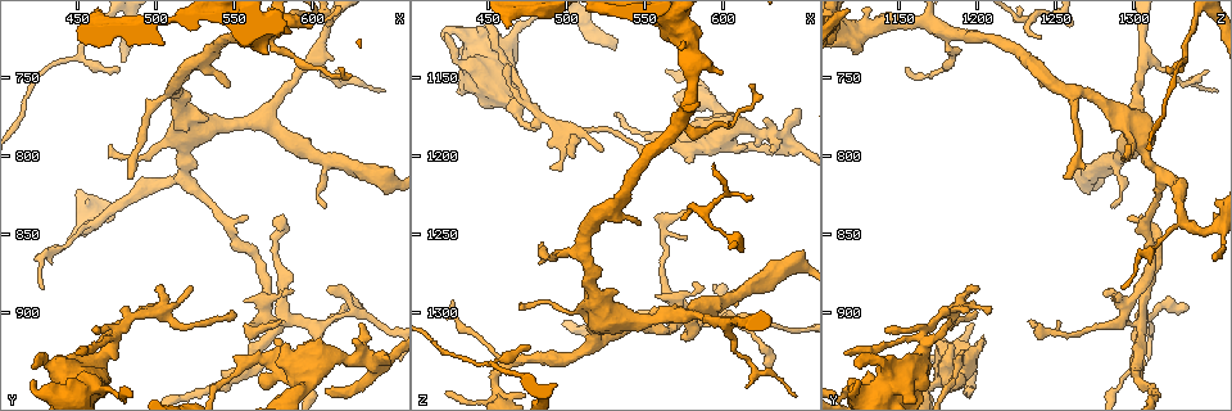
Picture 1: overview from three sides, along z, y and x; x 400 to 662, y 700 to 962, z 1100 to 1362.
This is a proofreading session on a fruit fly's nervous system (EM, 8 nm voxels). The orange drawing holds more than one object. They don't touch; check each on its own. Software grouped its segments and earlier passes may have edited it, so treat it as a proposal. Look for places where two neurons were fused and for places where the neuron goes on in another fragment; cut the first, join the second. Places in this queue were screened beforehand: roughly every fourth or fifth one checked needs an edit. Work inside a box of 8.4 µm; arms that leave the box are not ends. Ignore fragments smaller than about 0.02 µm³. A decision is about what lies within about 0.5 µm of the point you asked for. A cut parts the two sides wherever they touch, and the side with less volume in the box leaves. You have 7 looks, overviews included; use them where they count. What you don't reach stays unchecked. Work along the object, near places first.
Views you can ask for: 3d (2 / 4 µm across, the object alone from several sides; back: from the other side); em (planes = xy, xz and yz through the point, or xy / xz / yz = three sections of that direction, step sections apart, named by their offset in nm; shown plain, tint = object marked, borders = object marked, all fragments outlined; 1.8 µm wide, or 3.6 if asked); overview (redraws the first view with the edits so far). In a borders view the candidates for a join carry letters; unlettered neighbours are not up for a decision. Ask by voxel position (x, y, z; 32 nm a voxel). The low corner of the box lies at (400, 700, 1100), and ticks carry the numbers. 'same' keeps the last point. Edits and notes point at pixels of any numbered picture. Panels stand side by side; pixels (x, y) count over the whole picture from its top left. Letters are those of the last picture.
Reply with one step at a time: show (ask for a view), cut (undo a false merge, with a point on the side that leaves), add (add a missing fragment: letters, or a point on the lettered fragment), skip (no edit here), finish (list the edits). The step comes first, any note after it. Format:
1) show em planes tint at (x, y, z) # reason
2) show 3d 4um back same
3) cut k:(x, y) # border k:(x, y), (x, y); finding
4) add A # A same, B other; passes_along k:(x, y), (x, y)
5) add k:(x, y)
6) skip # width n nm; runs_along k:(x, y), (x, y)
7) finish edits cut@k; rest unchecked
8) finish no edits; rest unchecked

show 3d 2um at (620, 744, 1152) # thin end

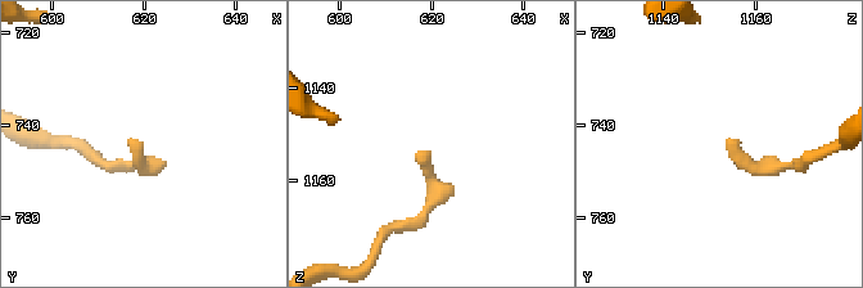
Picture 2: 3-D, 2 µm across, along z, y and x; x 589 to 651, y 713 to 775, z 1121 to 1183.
show em planes tint at (619, 745, 1153)

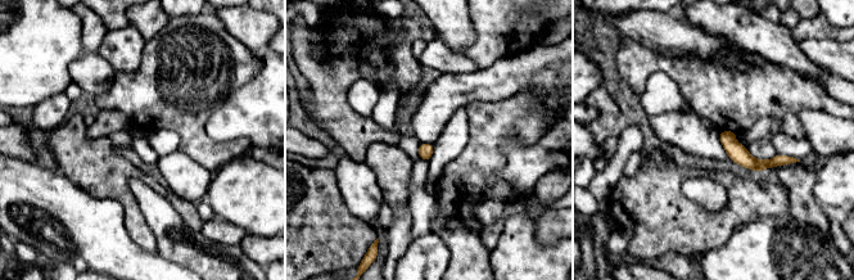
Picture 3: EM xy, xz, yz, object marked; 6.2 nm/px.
show em planes borders same # what lies round it

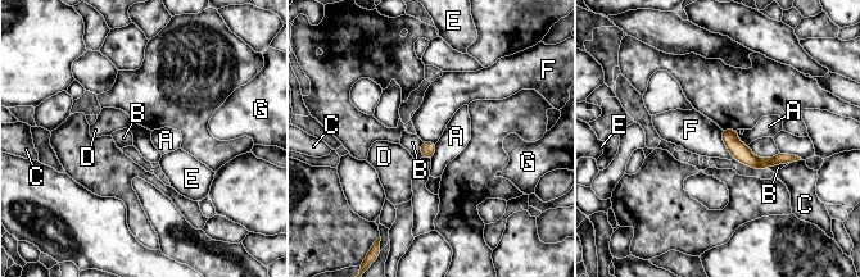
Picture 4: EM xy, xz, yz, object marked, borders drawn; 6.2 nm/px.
skip # width 100 nm; A other, B other, C other, D other, E other, F other, G other; runs_along 4:(724, 132), (752, 162), (792, 158); none of them fits

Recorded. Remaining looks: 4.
show em planes tint at (504, 884, 1200) # free end

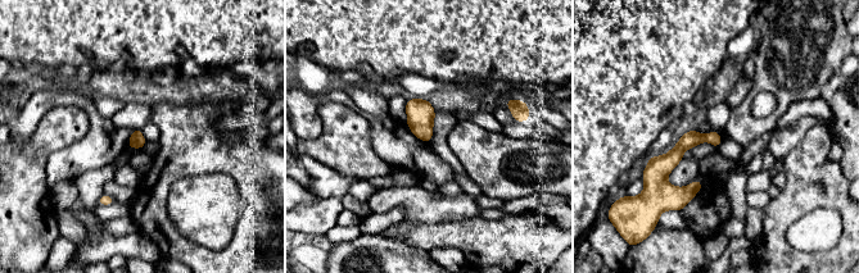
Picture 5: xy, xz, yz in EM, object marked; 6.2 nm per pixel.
show em planes borders same

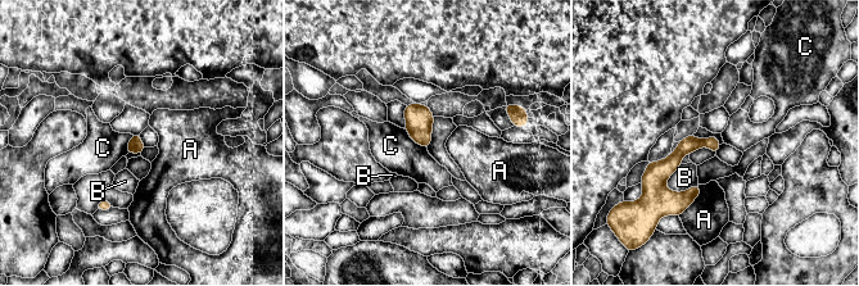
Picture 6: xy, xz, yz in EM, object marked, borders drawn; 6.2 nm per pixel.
skip # A other, B other, C other; runs_along 6:(715, 144), (688, 144), (650, 182); no lettered fragment goes on from it

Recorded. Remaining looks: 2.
show 3d 2um at (472, 918, 1164) # arms part here

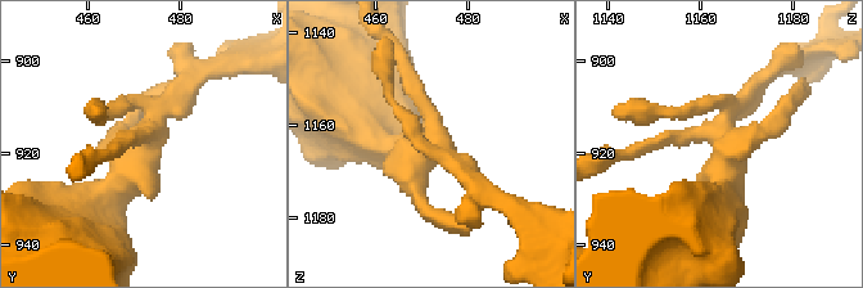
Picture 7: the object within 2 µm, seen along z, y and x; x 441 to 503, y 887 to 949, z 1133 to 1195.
show em planes borders at (471, 918, 1166)

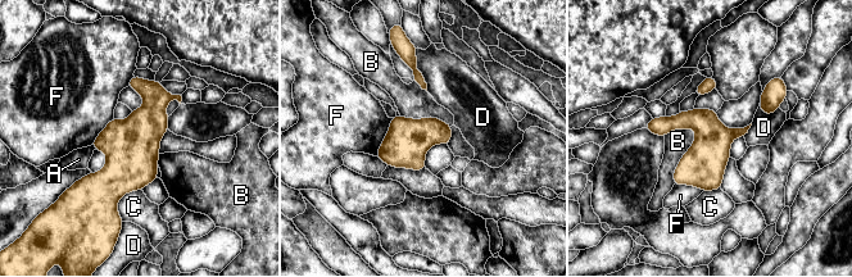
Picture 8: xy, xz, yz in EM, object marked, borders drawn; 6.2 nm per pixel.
skip # width 260 nm; A other, B other, C other, D other, F other; border 8:(692, 127), (694, 141), (673, 184); all the same neuron

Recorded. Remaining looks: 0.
finish no edits; rest unchecked

